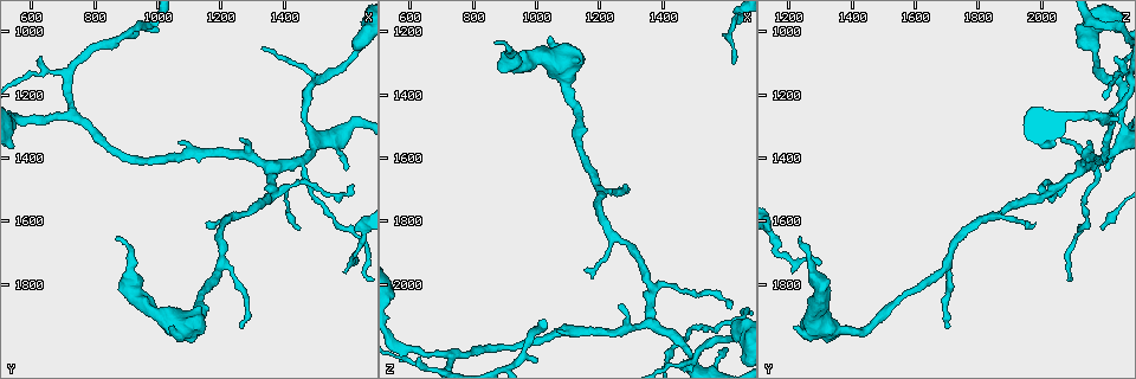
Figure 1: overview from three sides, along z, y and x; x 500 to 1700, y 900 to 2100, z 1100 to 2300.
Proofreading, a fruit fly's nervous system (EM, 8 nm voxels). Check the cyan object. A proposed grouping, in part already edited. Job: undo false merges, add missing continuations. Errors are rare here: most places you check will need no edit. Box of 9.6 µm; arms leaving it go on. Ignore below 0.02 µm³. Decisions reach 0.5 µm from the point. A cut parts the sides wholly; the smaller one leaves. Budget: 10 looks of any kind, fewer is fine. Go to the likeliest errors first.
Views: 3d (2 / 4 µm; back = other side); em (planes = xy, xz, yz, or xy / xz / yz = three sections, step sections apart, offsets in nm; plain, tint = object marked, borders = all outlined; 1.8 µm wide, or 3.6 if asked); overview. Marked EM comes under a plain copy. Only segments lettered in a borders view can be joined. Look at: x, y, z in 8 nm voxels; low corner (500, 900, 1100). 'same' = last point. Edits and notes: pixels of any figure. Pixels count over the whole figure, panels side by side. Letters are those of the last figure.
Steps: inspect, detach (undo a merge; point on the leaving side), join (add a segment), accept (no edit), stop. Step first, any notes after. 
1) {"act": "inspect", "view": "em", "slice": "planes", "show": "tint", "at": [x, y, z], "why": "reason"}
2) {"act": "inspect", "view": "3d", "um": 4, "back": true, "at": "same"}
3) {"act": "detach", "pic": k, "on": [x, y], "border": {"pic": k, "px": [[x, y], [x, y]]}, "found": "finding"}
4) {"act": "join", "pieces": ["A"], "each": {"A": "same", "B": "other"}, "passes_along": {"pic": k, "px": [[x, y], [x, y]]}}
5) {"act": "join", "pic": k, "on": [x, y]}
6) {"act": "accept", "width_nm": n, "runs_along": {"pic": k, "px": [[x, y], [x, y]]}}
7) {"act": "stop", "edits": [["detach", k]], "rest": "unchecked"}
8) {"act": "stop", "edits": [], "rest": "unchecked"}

{"act": "inspect", "view": "3d", "um": 4, "at": [880, 1650, 1230], "why": "an open end"}

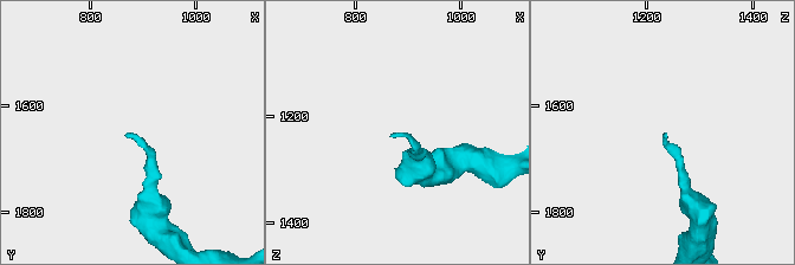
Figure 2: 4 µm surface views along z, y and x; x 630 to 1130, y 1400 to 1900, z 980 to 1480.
{"act": "inspect", "view": "em", "slice": "planes", "show": "borders", "at": [870, 1650, 1235]}

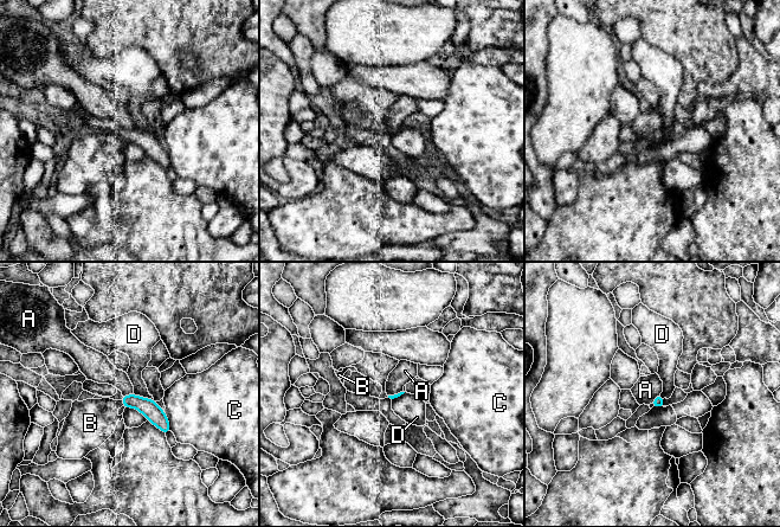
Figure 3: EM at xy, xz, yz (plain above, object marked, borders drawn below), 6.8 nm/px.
{"act": "accept", "each": {"A": "other", "B": "other", "C": "other", "D": "other"}, "border": {"pic": 3, "px": [[659, 393], [650, 403]]}, "found": "none of them fits"}

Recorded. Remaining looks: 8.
{"act": "inspect", "view": "3d", "um": 2, "at": [1630, 1740, 1300]}

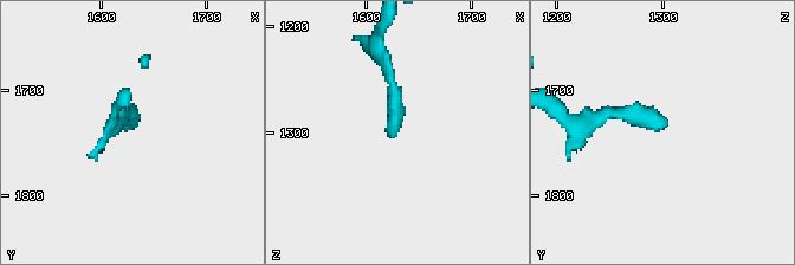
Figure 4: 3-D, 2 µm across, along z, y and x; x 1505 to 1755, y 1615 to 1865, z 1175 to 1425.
{"act": "inspect", "view": "em", "slice": "yz", "step": 8, "show": "borders", "at": [1624, 1738, 1300]}

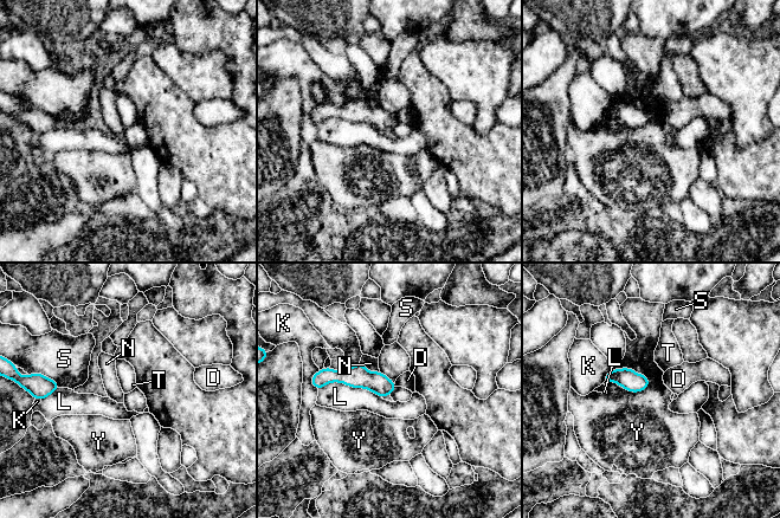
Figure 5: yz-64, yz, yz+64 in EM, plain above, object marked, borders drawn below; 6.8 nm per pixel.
{"act": "inspect", "view": "em", "slice": "planes", "show": "borders", "at": "same"}

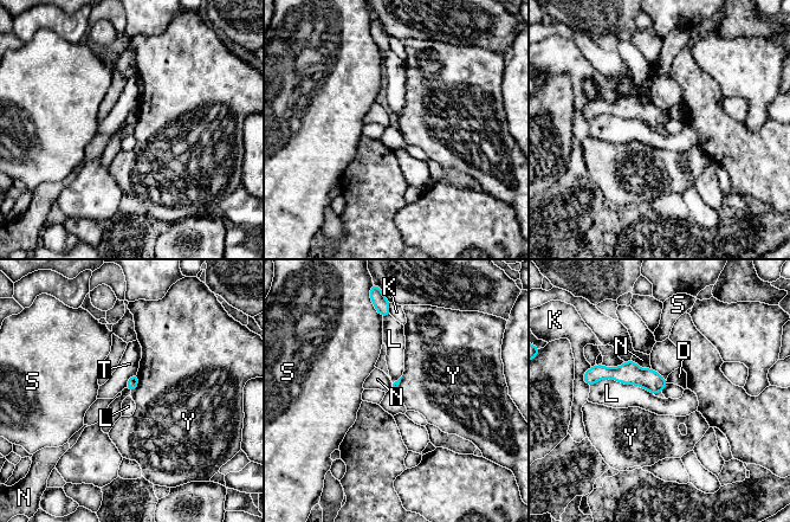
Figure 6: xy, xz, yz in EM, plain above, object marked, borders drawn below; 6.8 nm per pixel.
{"act": "accept", "each": {"D": "other", "K": "other", "L": "other", "N": "other", "S": "other", "T": "other", "Y": "other"}, "runs_along": {"pic": 6, "px": [[591, 379], [630, 373], [664, 382]]}, "found": "no lettered segment goes on from it"}

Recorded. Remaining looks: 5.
{"act": "inspect", "view": "em", "slice": "xy", "step": 4, "show": "tint", "at": [1370, 1530, 2000], "why": "branch point"}

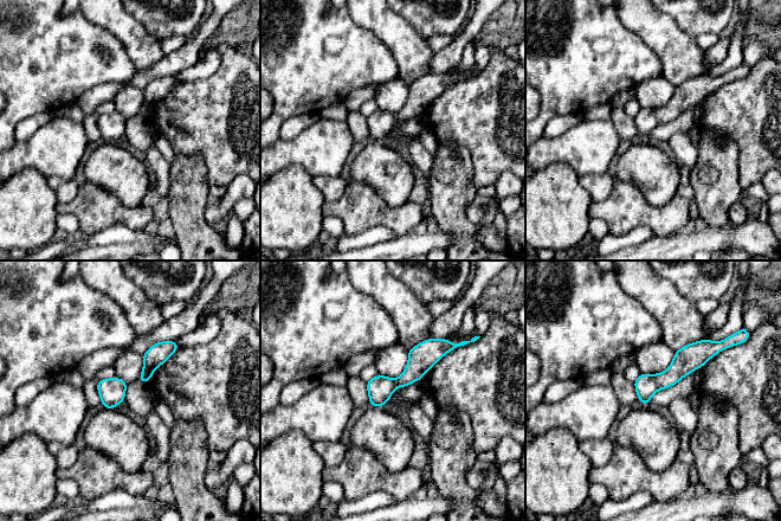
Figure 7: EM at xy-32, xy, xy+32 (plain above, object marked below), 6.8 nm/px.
{"act": "inspect", "view": "em", "slice": "xy", "step": 4, "show": "borders", "at": "same", "why": "see the neighbours"}

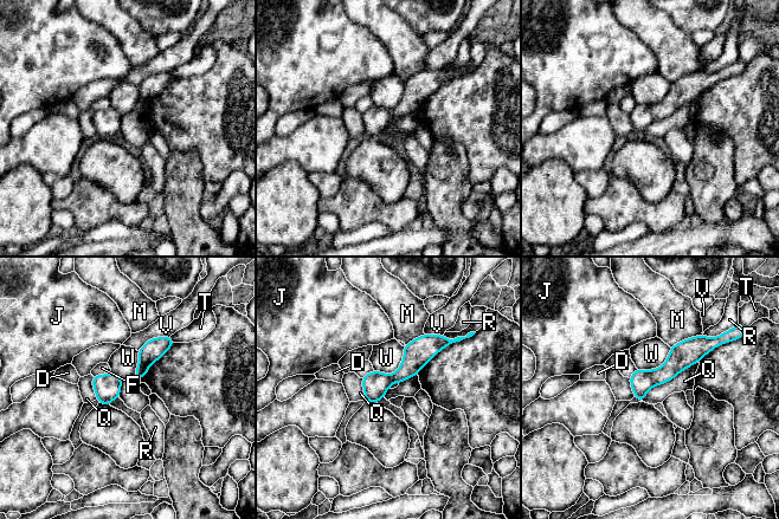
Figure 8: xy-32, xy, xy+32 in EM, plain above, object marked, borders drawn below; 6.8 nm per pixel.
{"act": "accept", "width_nm": 160, "each": {"D": "other", "F": "other", "J": "other", "M": "other", "Q": "other", "R": "other", "T": "other", "V": "other", "W": "other"}, "border": {"pic": 8, "px": [[697, 361], [654, 385], [642, 401]]}, "found": "all the same cell"}

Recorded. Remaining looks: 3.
{"act": "inspect", "view": "em", "slice": "planes", "show": "tint", "at": [1620, 1480, 2070], "why": "branch stops here"}

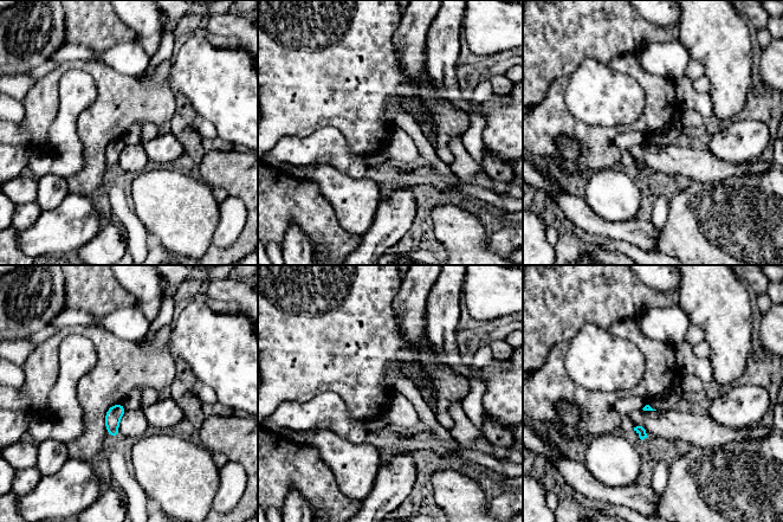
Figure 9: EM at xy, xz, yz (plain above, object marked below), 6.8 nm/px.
{"act": "inspect", "view": "em", "slice": "planes", "show": "borders", "at": "same"}

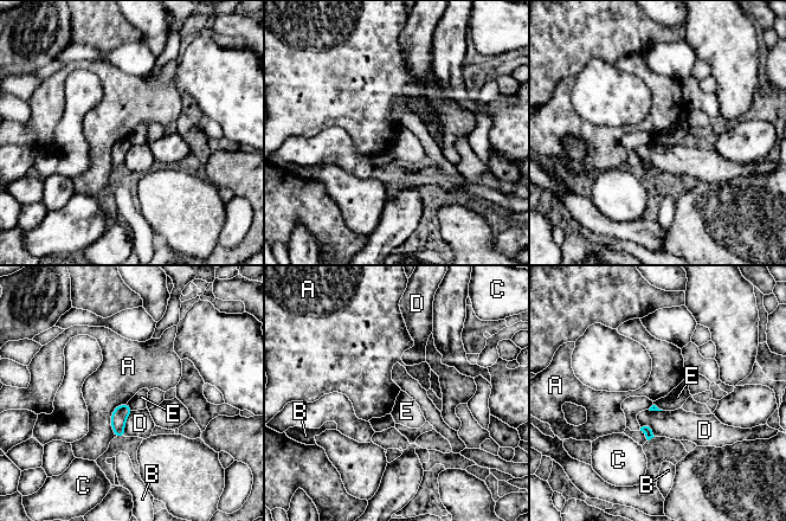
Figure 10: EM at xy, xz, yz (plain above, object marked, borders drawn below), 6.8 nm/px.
{"act": "accept", "each": {"A": "other", "B": "other", "C": "other", "D": "other", "E": "other"}, "found": "no lettered segment goes on from it"}

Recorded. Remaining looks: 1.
{"act": "stop", "edits": [], "rest": "unchecked"}

